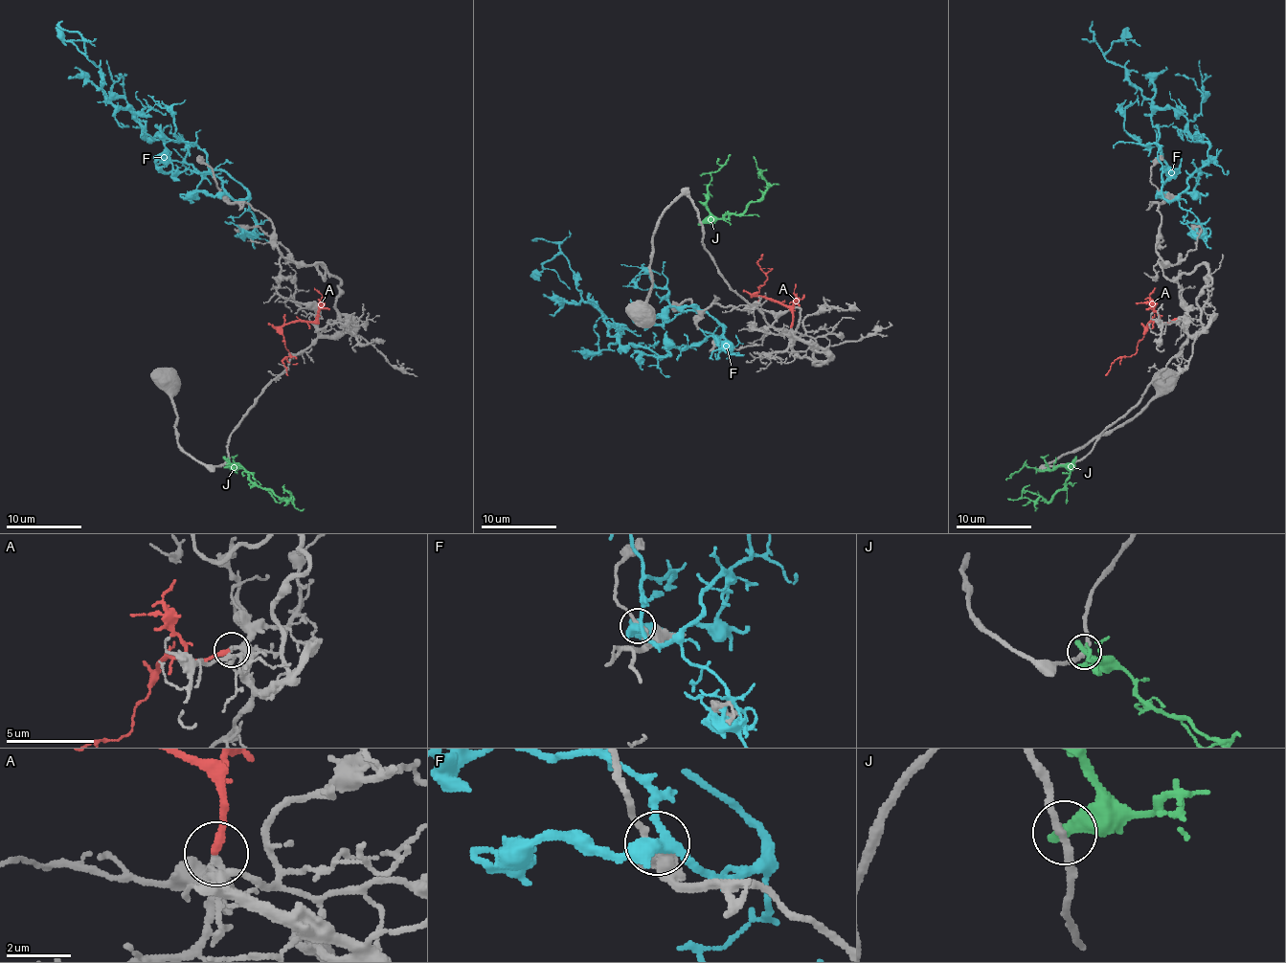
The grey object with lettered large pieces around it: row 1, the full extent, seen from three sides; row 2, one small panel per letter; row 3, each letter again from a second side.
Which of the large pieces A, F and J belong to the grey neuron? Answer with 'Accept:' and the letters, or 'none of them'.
Accept: A

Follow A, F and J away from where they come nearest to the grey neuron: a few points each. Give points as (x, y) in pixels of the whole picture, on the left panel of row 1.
A: (317, 319), (317, 322), (300, 320), (282, 327), (282, 337), (292, 356), (286, 356), (282, 362), (288, 374)
F: (222, 192), (243, 200), (247, 190), (189, 164), (187, 145), (146, 138), (68, 42), (95, 46)
J: (226, 461), (239, 465), (253, 482), (286, 501), (292, 497), (292, 501), (286, 497), (279, 499)

